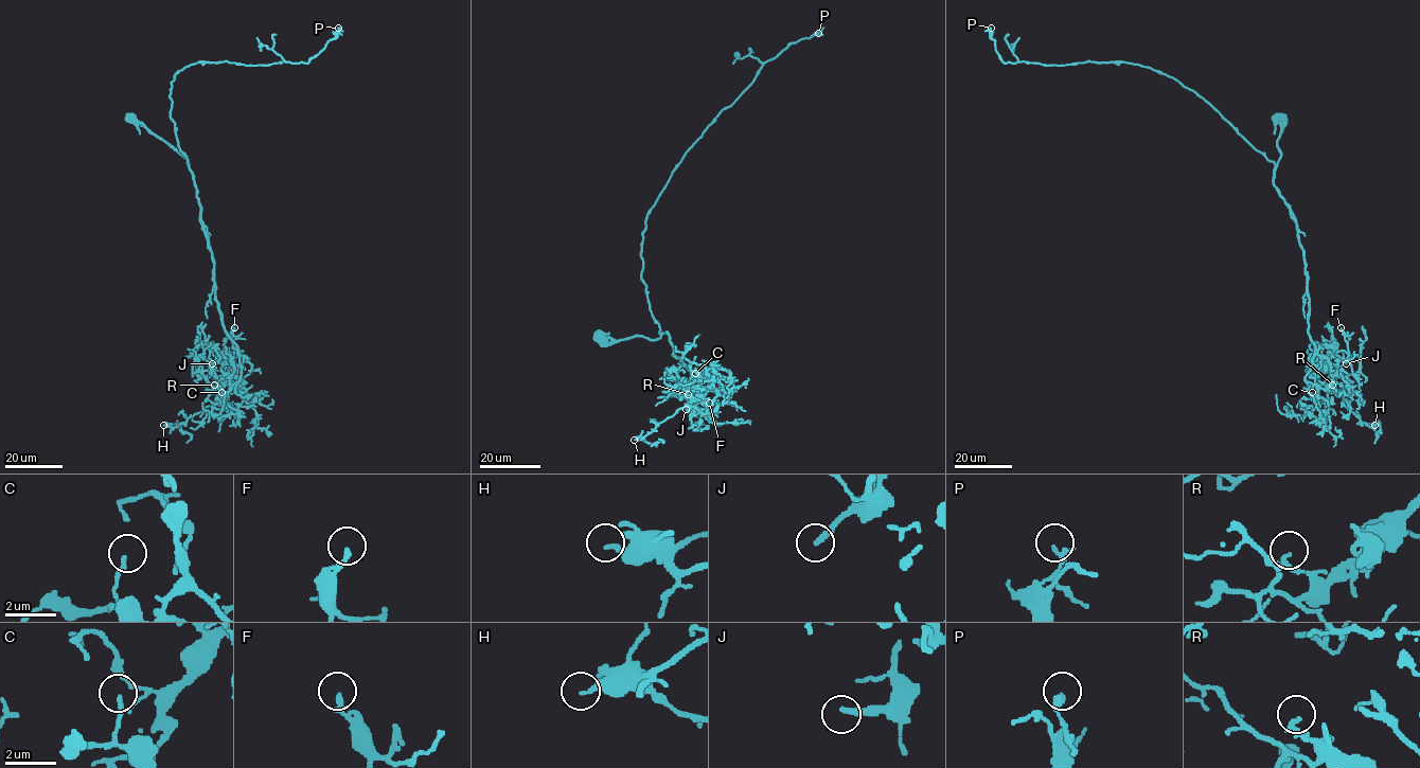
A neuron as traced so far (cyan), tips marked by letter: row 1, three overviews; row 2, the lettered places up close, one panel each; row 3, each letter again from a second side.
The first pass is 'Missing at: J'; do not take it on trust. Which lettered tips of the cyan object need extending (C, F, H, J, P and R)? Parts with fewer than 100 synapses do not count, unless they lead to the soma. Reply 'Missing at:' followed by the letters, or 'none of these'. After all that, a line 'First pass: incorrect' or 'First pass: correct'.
Missing at: J
First pass: correct

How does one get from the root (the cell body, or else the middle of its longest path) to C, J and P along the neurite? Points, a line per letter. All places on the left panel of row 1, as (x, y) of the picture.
C: (131, 120), (189, 163), (211, 252), (222, 323), (241, 365), (240, 379), (225, 400), (222, 392)
J: (131, 120), (189, 163), (211, 252), (222, 323), (240, 364), (229, 354), (212, 363)
P: (131, 120), (174, 147), (189, 166), (170, 118), (172, 83), (178, 71), (198, 61), (307, 63), (338, 28)

